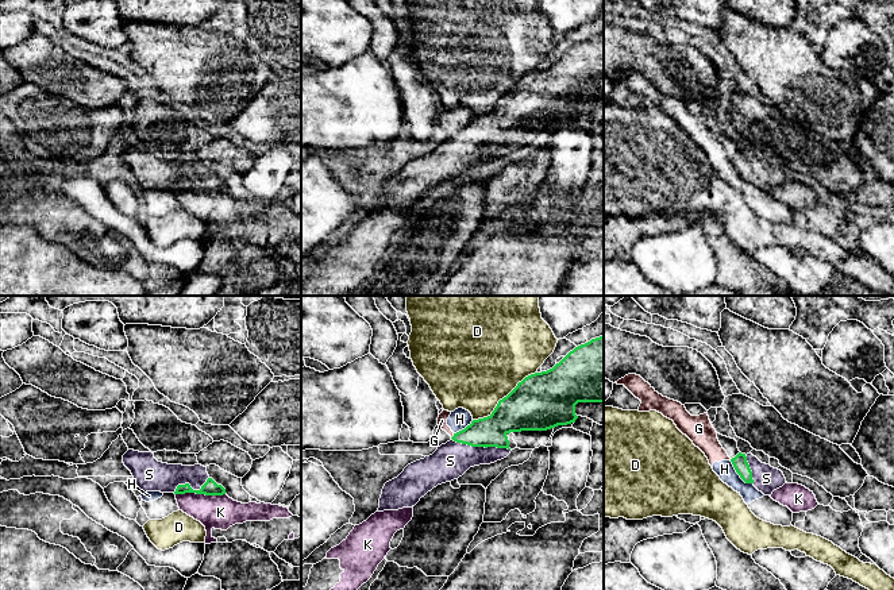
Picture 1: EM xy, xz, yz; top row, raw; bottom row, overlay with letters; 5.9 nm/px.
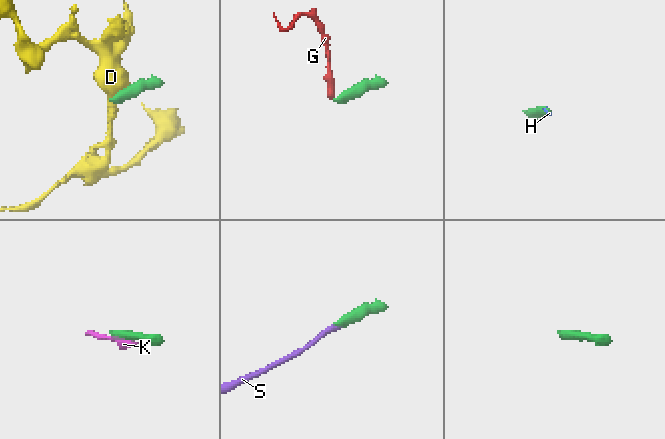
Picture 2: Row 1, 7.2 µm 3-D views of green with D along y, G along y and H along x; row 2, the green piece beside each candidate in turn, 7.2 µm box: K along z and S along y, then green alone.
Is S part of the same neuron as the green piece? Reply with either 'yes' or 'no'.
yes

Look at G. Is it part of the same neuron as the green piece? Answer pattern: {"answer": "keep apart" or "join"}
{"answer": "keep apart"}

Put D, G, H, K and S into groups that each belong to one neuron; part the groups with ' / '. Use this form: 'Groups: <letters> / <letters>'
Groups: D / G H / K / S

